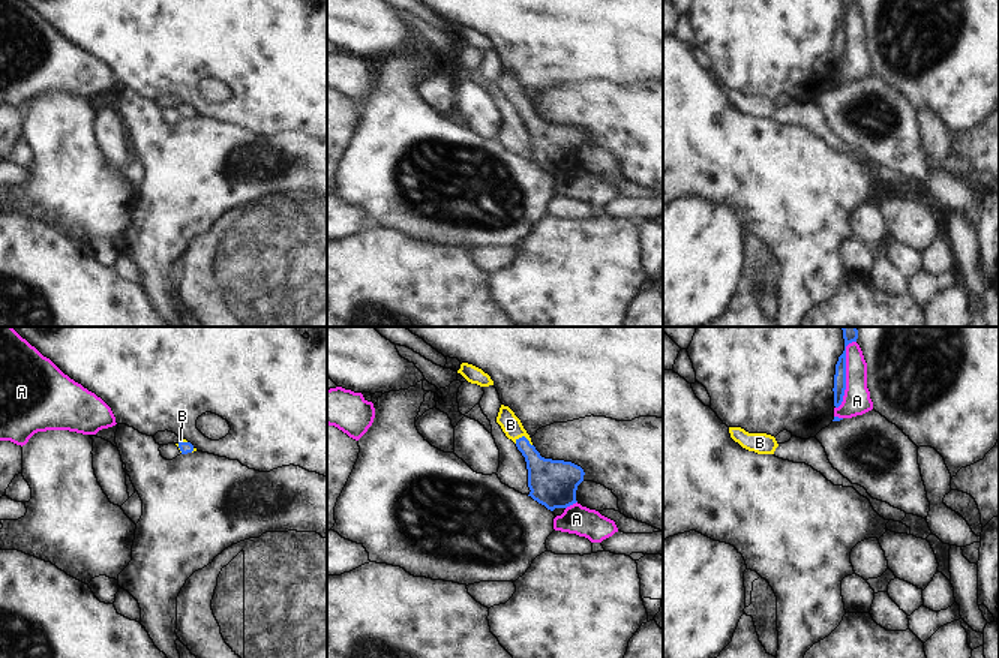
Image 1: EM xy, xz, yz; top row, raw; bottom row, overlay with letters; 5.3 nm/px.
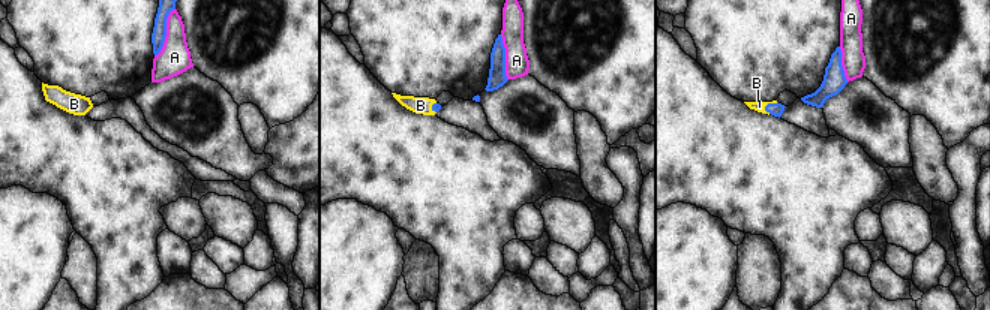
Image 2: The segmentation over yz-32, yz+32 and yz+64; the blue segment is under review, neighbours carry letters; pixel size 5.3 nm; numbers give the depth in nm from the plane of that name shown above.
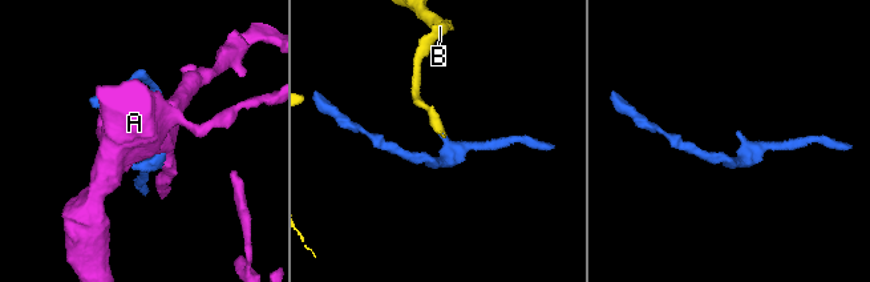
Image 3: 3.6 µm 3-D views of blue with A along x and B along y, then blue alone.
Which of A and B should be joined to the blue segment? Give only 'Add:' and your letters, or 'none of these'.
Add: B

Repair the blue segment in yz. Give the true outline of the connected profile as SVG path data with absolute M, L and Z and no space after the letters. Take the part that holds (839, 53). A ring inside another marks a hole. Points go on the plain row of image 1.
M843 0L844 3L844 15L838 21L836 28L836 39L834 39L834 70L838 72L843 66L844 54L846 54L846 10L852 6L856 6L858 0Z

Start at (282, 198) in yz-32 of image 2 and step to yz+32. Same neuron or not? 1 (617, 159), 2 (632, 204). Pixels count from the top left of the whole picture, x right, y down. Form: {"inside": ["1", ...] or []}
{"inside": []}

